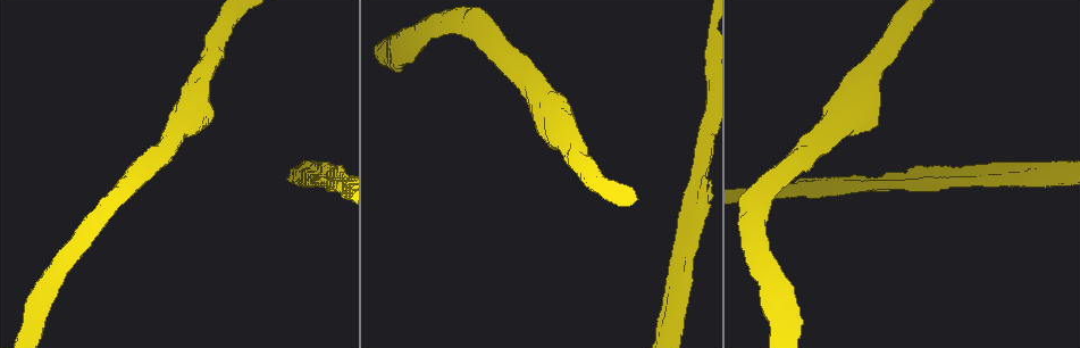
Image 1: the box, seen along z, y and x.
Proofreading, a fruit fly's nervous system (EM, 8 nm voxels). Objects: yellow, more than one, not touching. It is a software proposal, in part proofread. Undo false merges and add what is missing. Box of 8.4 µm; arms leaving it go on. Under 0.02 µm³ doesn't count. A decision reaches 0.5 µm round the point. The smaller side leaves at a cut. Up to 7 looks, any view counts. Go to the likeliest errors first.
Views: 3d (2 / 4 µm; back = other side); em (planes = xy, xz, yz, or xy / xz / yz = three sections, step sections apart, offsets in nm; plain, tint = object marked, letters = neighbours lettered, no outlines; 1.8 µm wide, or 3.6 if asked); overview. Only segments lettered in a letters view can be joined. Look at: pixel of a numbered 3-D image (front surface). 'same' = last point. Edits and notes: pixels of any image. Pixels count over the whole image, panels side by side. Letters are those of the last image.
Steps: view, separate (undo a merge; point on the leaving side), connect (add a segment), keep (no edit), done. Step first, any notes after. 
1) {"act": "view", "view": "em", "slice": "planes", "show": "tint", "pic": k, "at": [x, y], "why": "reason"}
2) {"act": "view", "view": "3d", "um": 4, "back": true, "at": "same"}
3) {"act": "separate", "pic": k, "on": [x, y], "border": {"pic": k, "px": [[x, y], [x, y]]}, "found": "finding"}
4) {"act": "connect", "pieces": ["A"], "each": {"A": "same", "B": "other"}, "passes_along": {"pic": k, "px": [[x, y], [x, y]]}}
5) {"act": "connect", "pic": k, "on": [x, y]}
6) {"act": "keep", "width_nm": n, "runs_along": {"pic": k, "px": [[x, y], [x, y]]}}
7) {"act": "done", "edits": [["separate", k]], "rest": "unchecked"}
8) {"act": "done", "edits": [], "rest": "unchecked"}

{"act": "view", "view": "em", "slice": "xz", "step": 4, "show": "letters", "pic": 1, "at": [700, 225], "why": "branch stops here"}

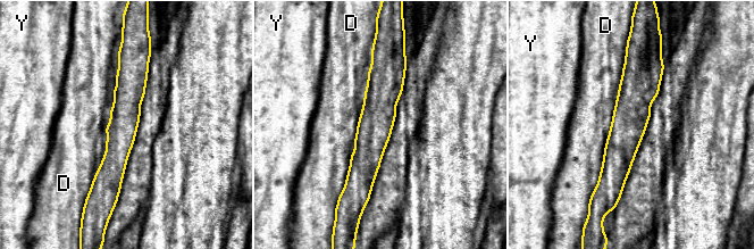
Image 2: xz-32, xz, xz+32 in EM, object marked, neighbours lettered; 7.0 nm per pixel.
{"act": "keep", "longest_contact_nm": ["D", 1050], "each": {"D": "other", "Y": "other"}, "border": {"pic": 2, "px": [[626, 49], [602, 167], [592, 193]]}, "found": "no lettered segment goes on from it"}

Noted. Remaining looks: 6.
{"act": "view", "view": "em", "slice": "yz", "step": 16, "show": "plain", "pic": 1, "at": [675, 304], "why": "three arms meet"}

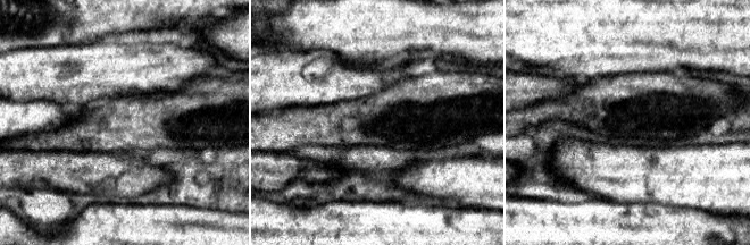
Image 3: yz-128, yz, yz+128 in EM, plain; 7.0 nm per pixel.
{"act": "view", "view": "em", "slice": "yz", "step": 16, "show": "tint", "at": "same", "why": "where the object lies"}

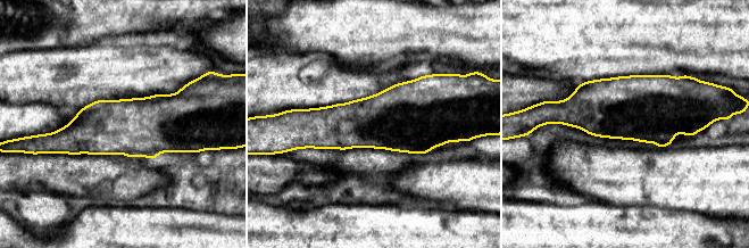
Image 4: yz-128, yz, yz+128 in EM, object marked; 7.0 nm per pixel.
{"act": "view", "view": "em", "slice": "yz", "step": 16, "show": "letters", "at": "same", "why": "what lies round it"}

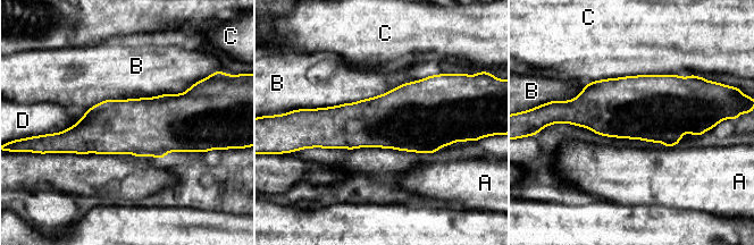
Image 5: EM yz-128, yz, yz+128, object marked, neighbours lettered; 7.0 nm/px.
{"act": "keep", "each": {"A": "other", "B": "other", "C": "other", "D": "other"}, "border": {"pic": 5, "px": [[419, 79], [352, 102], [304, 109]]}, "found": "continuous, no second neuron"}

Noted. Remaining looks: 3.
{"act": "view", "view": "em", "slice": "planes", "show": "tint", "pic": 1, "at": [830, 131]}

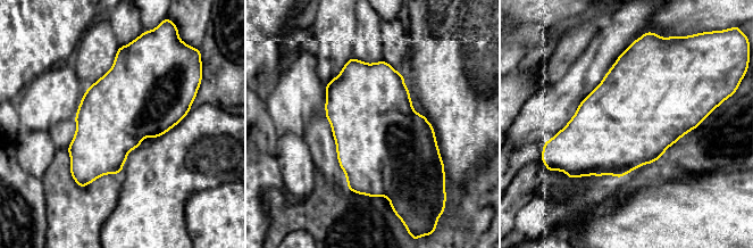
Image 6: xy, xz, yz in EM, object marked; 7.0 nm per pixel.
{"act": "view", "view": "em", "slice": "planes", "show": "letters", "at": "same", "why": "see the neighbours"}

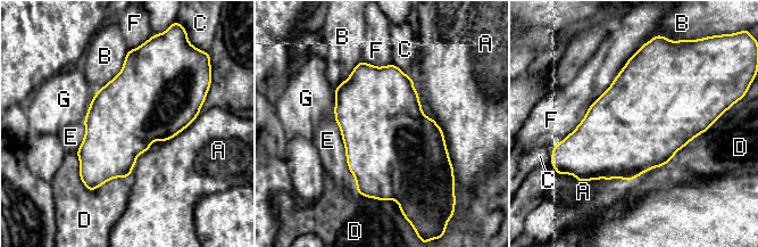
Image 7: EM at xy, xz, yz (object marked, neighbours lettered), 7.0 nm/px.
{"act": "keep", "each": {"A": "other", "B": "other", "C": "other", "D": "other", "E": "other", "F": "other", "G": "other"}, "border": {"pic": 7, "px": [[432, 118], [442, 131], [452, 164]]}, "found": "all the same neuron"}

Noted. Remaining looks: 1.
{"act": "done", "edits": [], "rest": "unchecked"}

